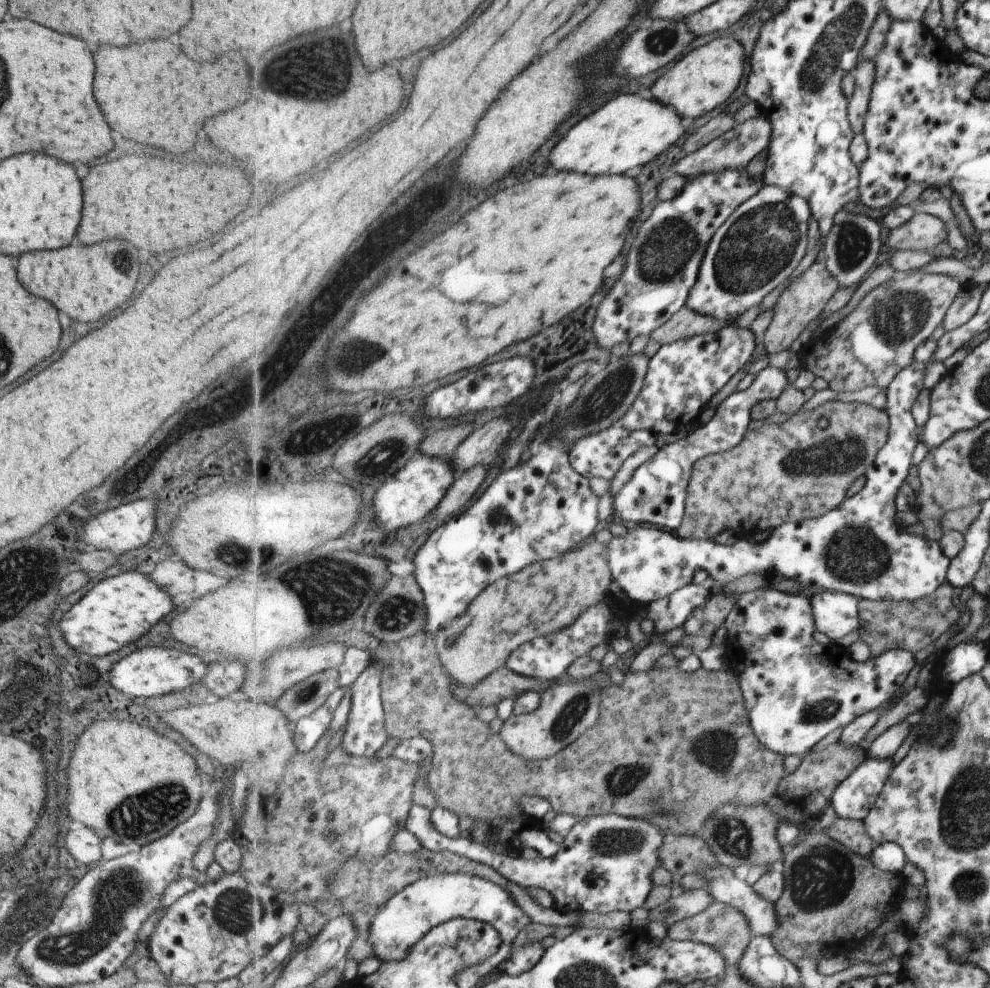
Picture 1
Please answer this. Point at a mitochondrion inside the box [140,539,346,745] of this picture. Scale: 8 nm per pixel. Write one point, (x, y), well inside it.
(237, 558)

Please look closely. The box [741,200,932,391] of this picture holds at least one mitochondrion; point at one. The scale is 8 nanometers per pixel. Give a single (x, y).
(852, 244)

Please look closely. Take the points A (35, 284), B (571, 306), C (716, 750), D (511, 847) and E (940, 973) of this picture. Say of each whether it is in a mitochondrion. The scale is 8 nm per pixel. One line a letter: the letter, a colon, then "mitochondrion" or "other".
A: other
B: other
C: mitochondrion
D: other
E: other

